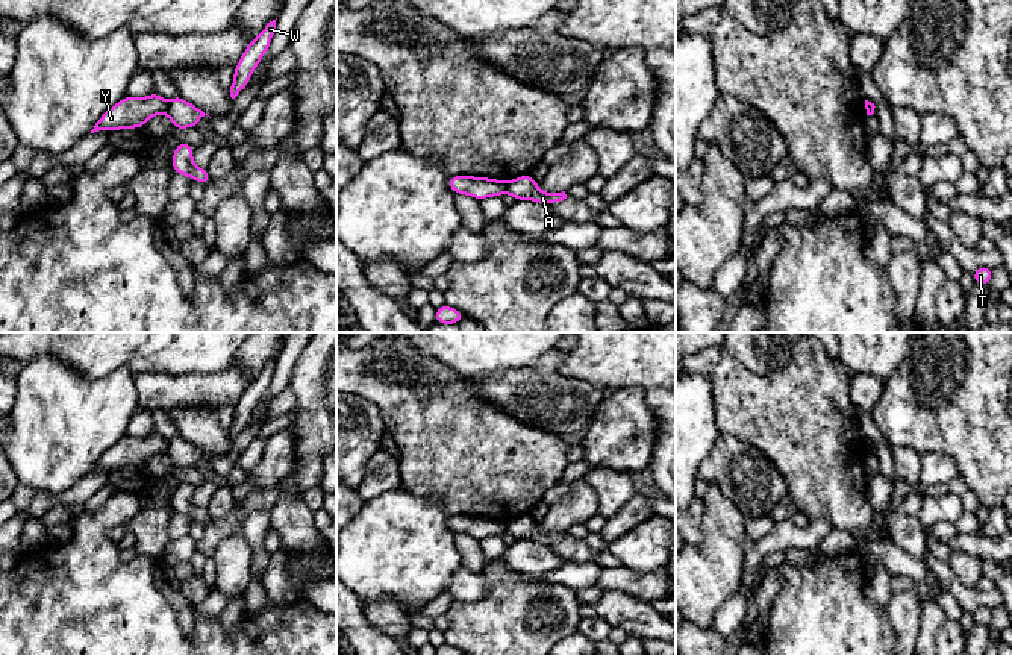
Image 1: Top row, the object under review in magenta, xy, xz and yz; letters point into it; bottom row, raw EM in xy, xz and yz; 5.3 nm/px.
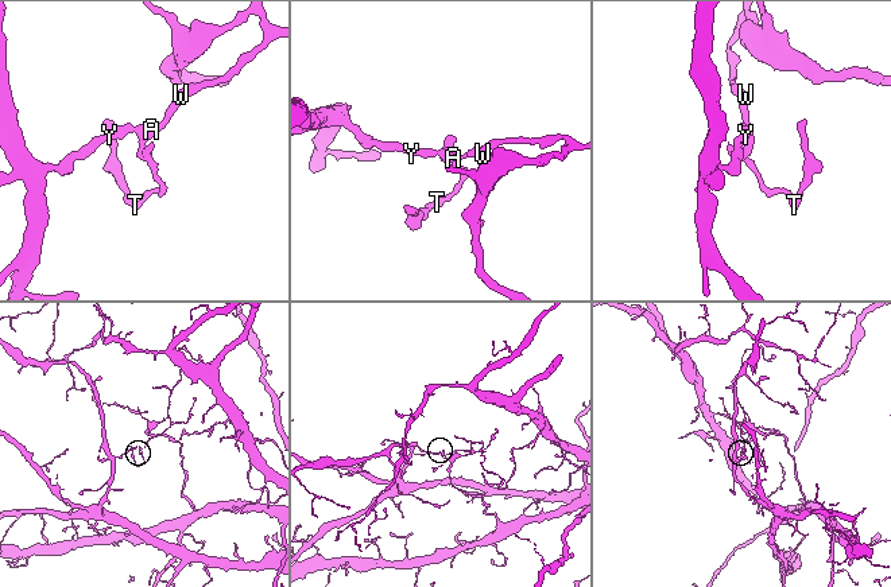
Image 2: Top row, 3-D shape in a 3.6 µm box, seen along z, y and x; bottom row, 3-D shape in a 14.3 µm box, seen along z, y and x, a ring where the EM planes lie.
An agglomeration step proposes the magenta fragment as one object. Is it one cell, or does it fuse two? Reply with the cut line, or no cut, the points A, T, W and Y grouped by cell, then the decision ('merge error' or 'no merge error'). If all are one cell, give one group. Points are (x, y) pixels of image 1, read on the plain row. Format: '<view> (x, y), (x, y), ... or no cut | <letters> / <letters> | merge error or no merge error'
xy (168, 441), (168, 448), (164, 452) | A T W / Y | merge error

